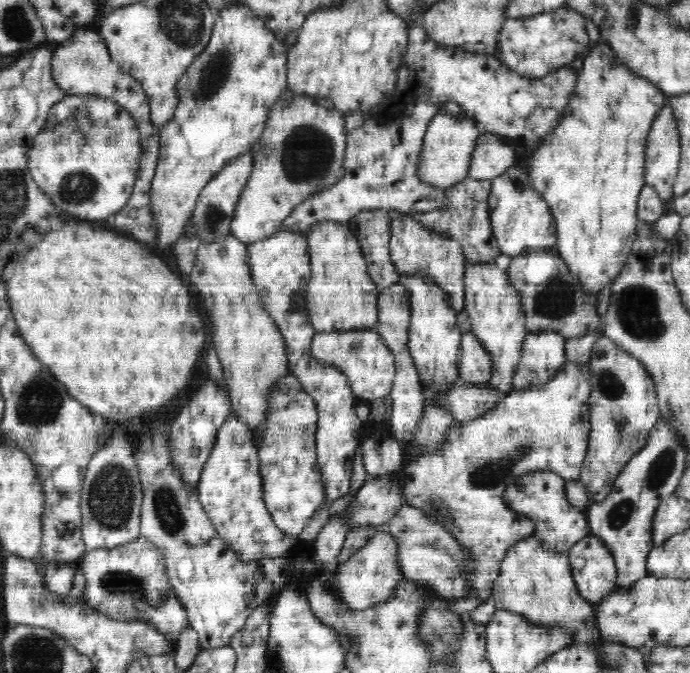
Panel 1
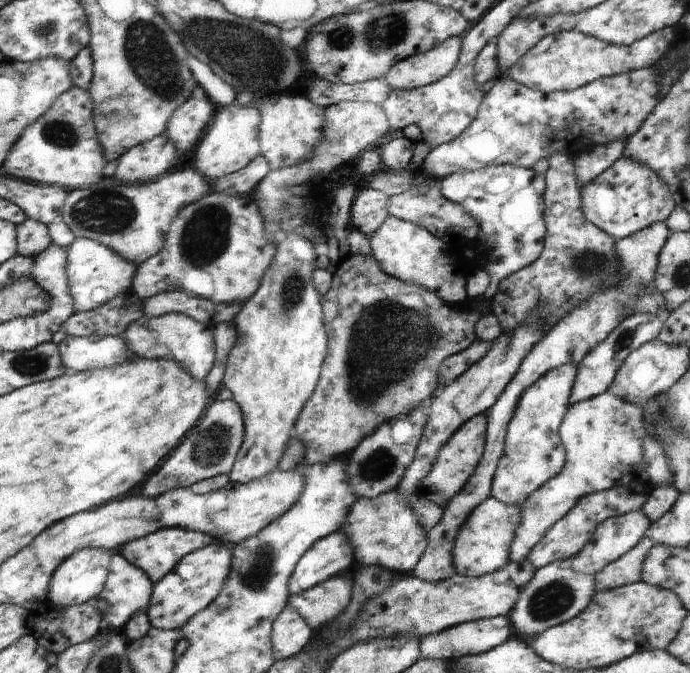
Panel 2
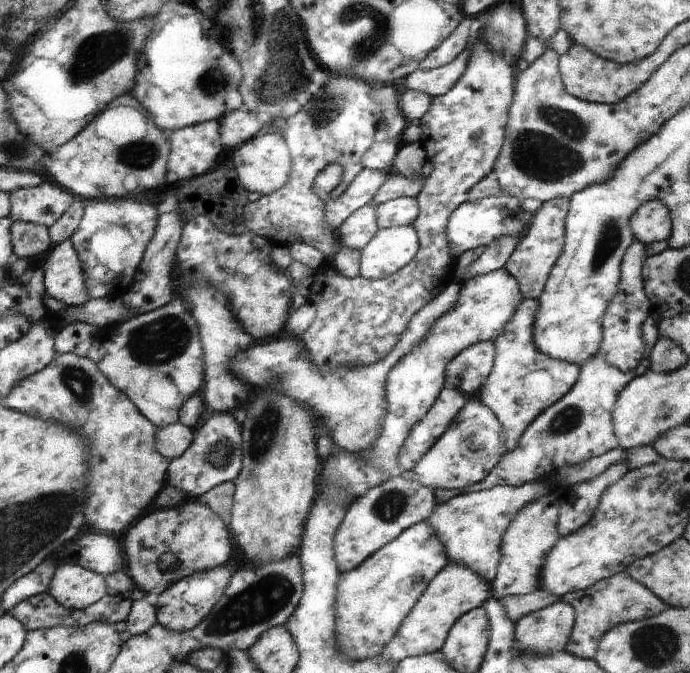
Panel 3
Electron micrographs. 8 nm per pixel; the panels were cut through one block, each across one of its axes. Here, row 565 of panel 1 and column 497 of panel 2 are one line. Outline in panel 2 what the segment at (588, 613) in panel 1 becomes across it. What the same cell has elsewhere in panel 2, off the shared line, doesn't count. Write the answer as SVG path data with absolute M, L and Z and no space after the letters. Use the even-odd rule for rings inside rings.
M490 496L483 500L462 523L452 550L456 573L478 577L500 570L510 561L510 542L520 524L520 505L504 504Z

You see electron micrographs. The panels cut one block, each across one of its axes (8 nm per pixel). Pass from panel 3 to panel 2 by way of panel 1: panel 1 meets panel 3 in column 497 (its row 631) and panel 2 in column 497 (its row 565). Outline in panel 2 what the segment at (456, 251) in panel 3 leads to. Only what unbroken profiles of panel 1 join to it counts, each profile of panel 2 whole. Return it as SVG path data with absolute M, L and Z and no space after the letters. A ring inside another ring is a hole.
M483 165L472 171L463 170L441 179L442 196L460 204L478 224L478 237L492 248L488 252L486 271L490 284L486 292L487 303L503 278L532 264L542 252L546 226L544 222L545 176L533 168L503 165Z

